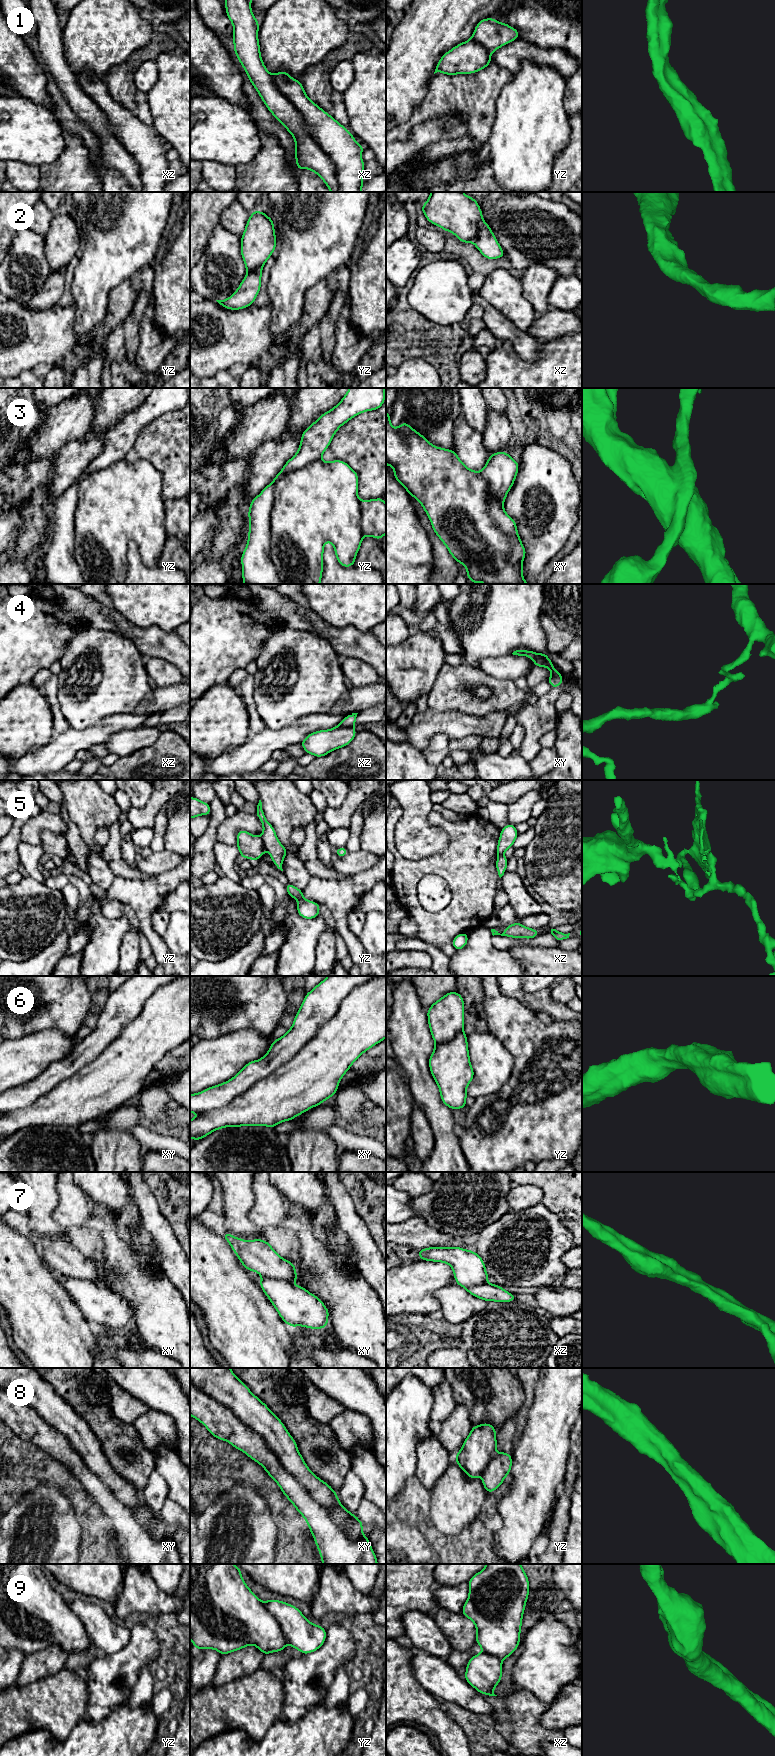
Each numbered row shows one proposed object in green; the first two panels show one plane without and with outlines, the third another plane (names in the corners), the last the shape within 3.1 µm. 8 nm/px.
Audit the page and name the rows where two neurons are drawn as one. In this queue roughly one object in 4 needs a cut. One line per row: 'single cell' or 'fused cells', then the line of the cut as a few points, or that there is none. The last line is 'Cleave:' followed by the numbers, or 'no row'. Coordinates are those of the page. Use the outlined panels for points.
1: single cell | no cut
2: single cell | no cut
3: fused cells | yz (320, 458), (287, 471), (275, 481), (270, 557), (279, 580)
4: fused cells | xy (533, 659), (541, 659), (544, 666)
5: fused cells | yz (260, 838), (264, 846)
6: single cell | no cut
7: single cell | no cut
8: single cell | no cut
9: single cell | no cut
Cleave: 3, 4, 5

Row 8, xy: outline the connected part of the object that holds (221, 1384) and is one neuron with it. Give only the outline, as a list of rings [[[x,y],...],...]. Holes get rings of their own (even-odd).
[[[190,1368],[190,1415],[201,1422],[214,1437],[229,1442],[266,1470],[306,1520],[323,1564],[378,1564],[368,1536],[362,1533],[362,1521],[342,1506],[337,1492],[329,1484],[311,1472],[285,1425],[230,1368]]]

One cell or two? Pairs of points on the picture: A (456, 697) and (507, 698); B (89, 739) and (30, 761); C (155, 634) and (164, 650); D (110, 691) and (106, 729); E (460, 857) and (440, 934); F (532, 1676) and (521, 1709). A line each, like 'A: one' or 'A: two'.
A: one
B: one
C: one
D: two
E: one
F: two

